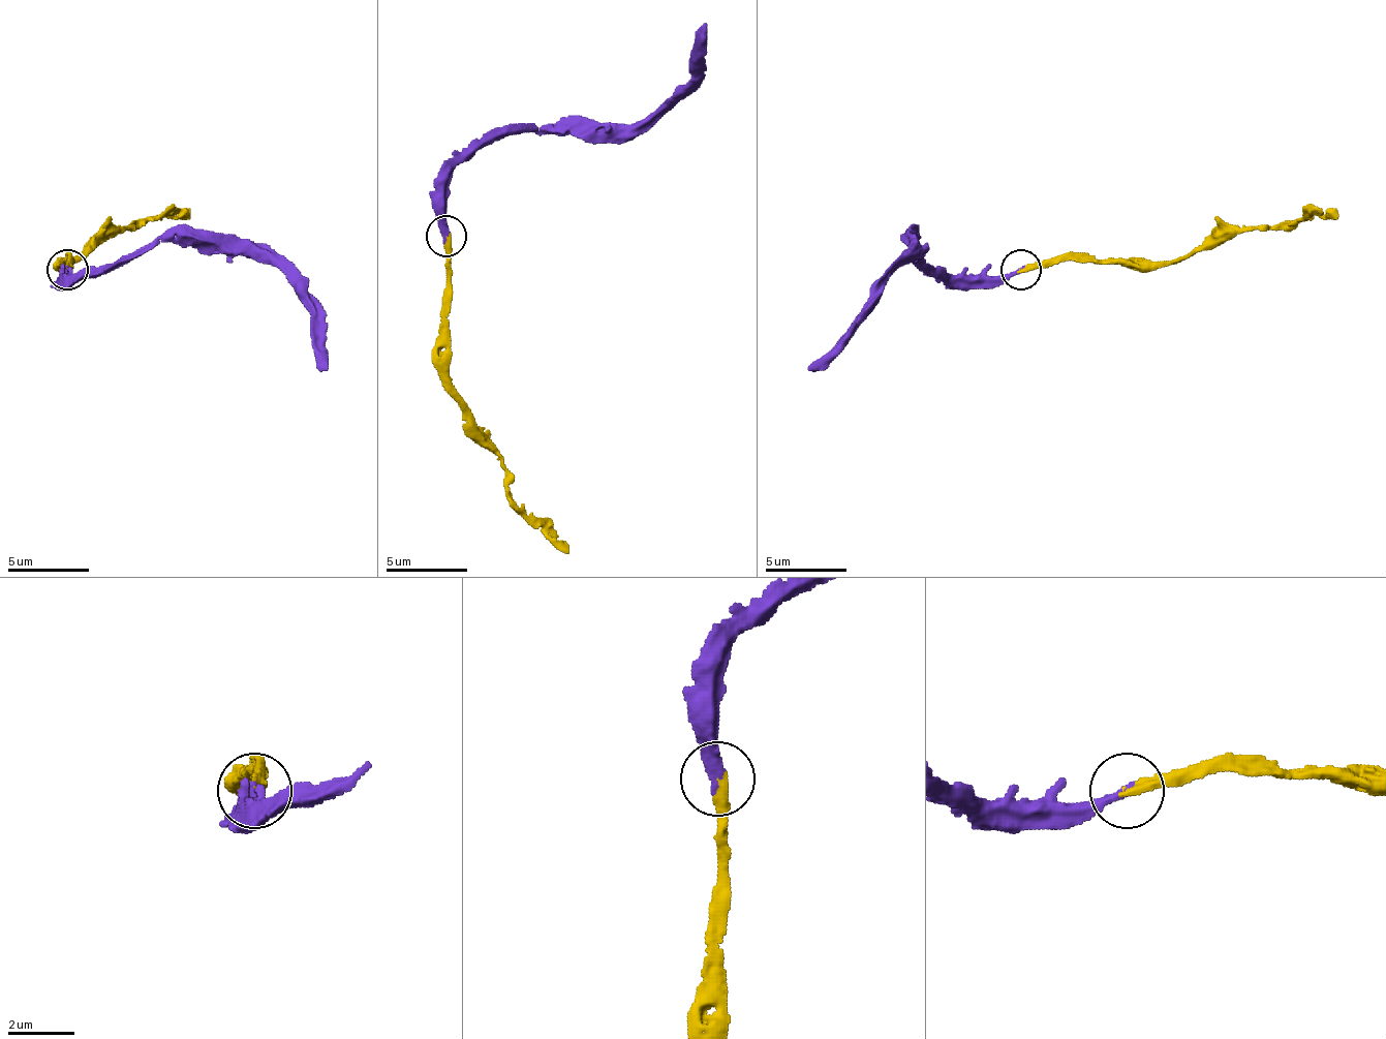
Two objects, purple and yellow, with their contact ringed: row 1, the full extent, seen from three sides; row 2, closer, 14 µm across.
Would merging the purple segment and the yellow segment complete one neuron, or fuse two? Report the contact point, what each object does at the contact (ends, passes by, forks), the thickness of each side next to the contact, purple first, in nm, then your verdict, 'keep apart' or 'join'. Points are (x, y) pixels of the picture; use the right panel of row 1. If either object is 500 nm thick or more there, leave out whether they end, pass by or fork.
(1021, 270) | purple ends | yellow ends | 360/320 nm | join

